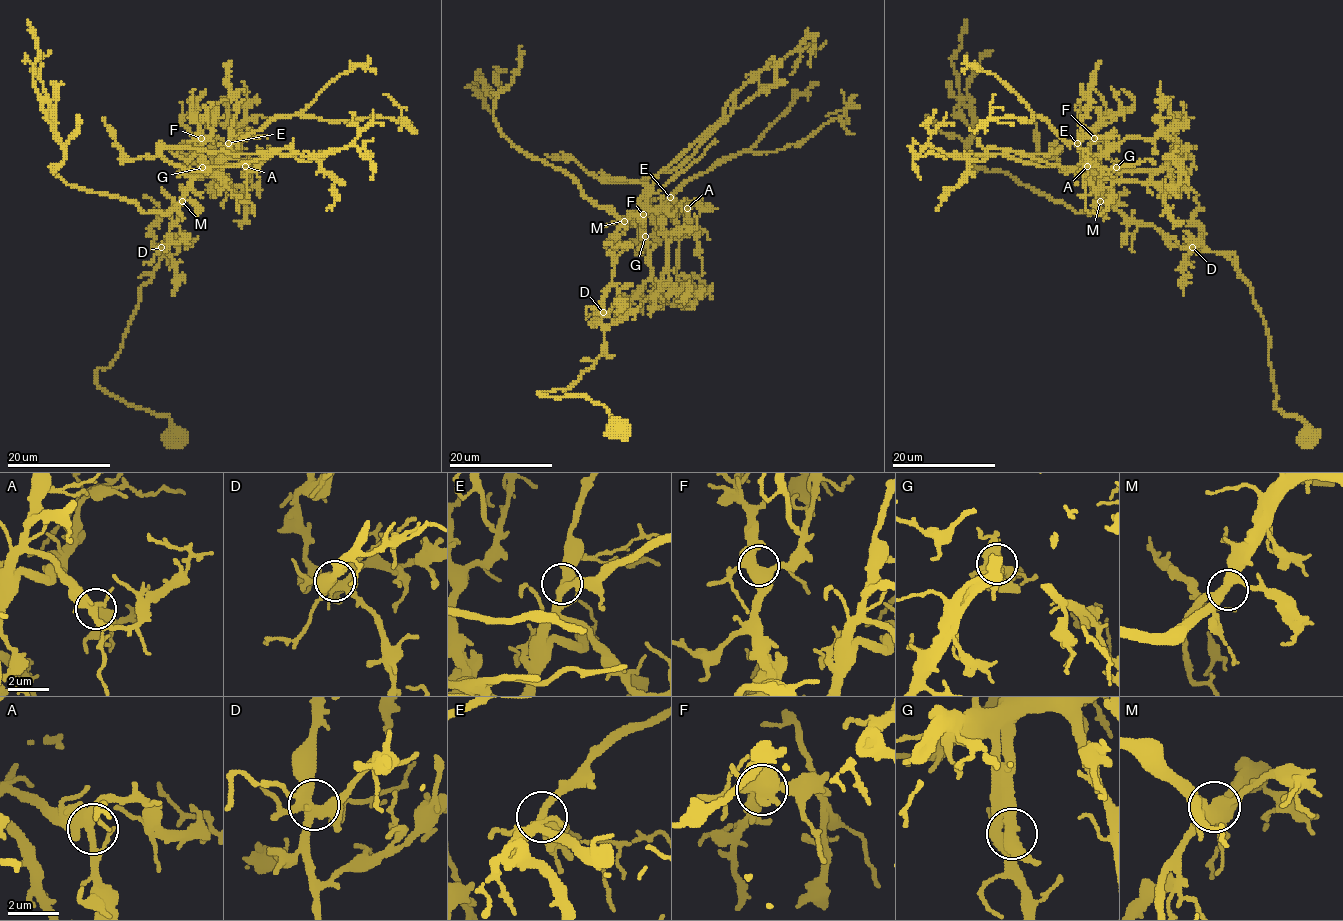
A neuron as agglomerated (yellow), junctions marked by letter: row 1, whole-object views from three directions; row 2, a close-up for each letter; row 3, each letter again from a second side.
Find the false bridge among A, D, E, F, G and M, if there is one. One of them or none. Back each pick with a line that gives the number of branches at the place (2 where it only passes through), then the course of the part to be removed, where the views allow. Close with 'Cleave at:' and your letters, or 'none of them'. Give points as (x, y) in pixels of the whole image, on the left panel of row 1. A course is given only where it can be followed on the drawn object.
G: 4 branches meet; foreign part runs (202, 167), (209, 171), (178, 167), (161, 152), (288, 148), (334, 180), (331, 211)
Cleave at: G

